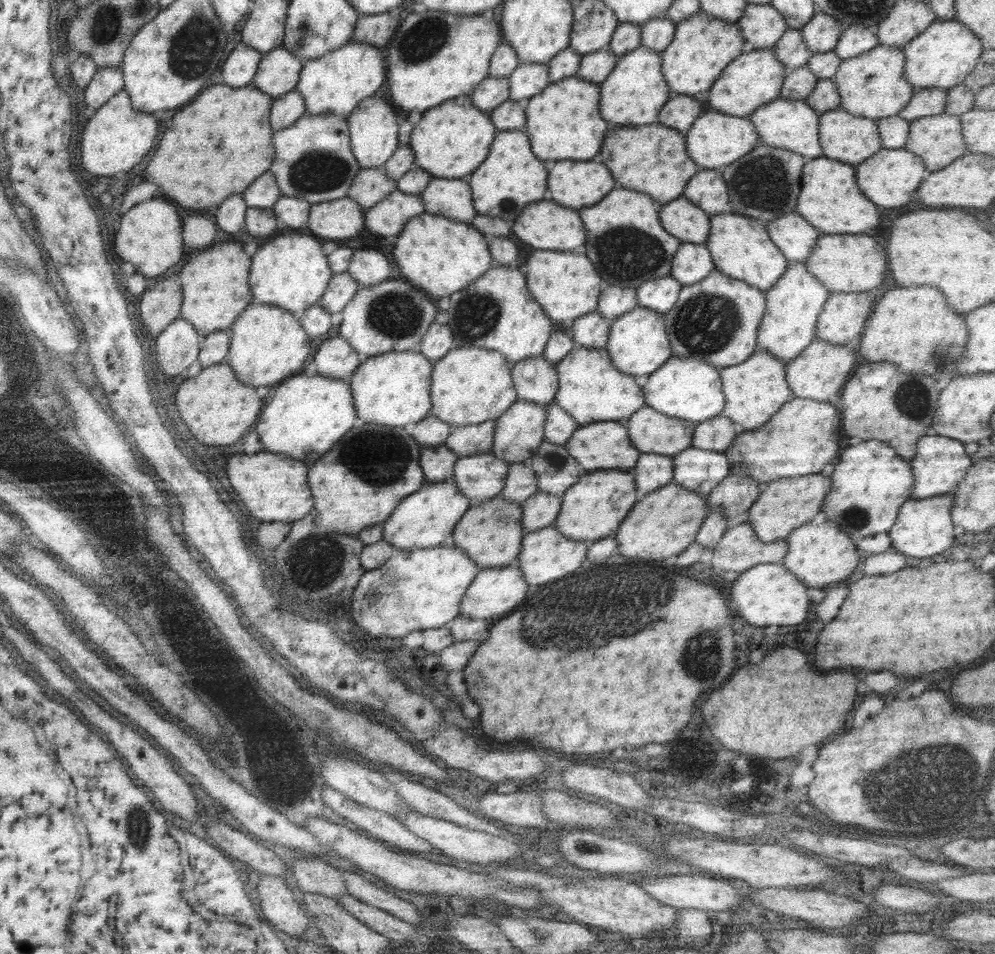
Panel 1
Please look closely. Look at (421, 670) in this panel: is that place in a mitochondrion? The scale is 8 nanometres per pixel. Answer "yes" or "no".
no

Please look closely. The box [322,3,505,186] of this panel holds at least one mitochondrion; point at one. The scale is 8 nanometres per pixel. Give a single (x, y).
(422, 41)

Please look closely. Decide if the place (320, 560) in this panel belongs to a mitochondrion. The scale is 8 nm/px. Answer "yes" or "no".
yes

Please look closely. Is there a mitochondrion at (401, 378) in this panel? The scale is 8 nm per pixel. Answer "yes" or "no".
no

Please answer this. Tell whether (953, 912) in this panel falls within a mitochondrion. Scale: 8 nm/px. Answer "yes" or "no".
no

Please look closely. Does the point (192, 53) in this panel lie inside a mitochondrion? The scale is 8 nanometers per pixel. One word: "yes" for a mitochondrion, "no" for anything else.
yes

